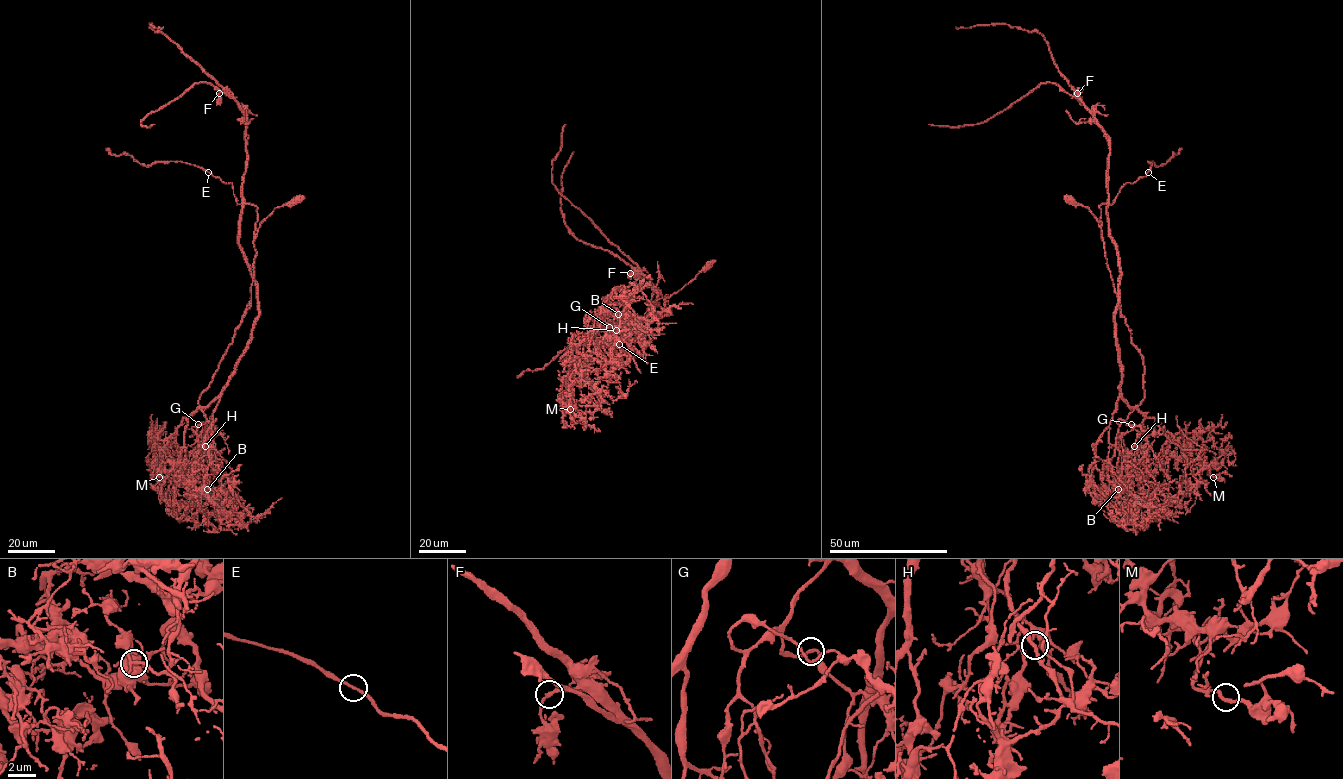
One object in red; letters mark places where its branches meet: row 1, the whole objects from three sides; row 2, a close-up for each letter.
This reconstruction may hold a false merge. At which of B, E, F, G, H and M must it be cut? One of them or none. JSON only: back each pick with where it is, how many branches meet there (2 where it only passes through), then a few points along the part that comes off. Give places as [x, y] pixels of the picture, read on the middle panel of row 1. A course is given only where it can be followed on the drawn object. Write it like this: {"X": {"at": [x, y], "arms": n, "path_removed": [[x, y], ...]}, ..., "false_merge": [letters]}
{"B": {"at": [618, 314], "arms": 2, "path_removed": [[618, 314], [614, 302], [621, 316], [610, 340], [633, 339], [669, 296], [616, 346], [566, 348], [517, 377]]}, "false_merge": ["B"]}

